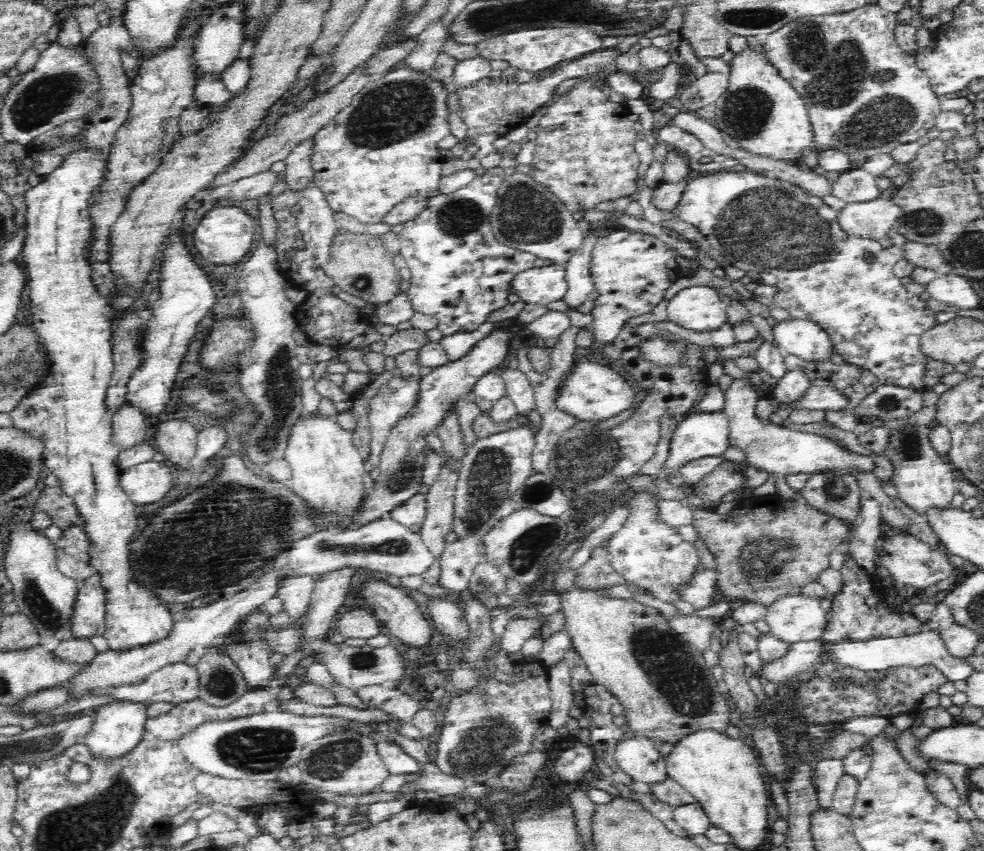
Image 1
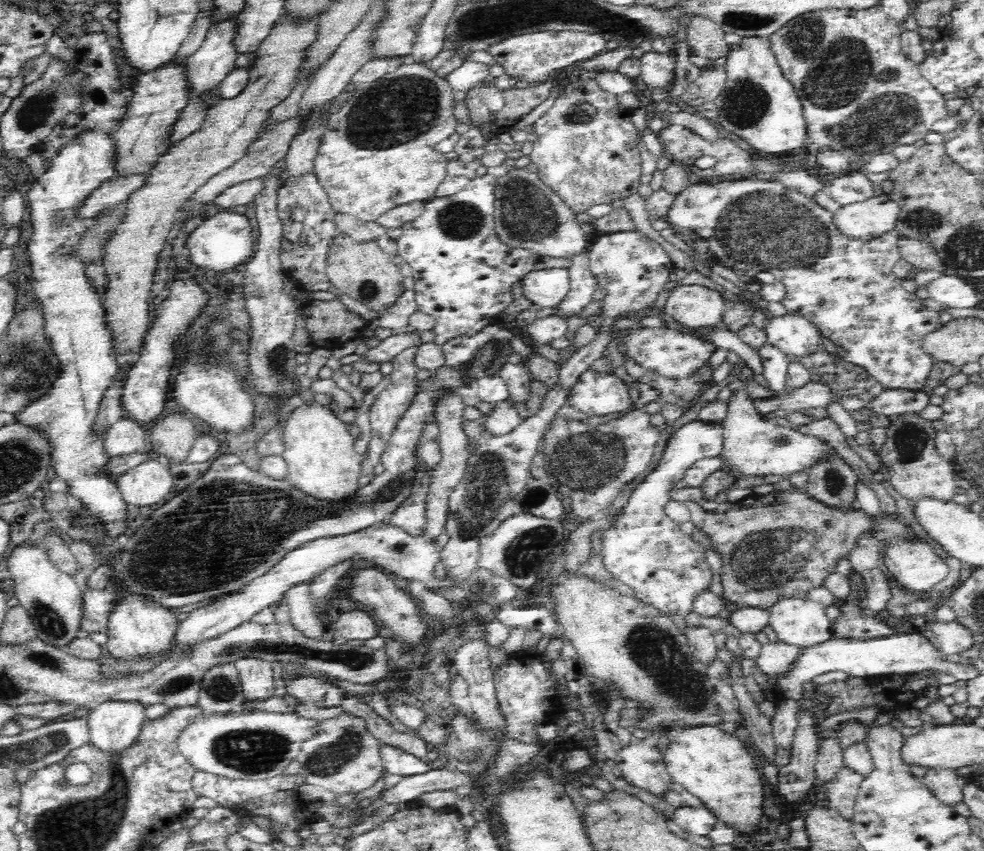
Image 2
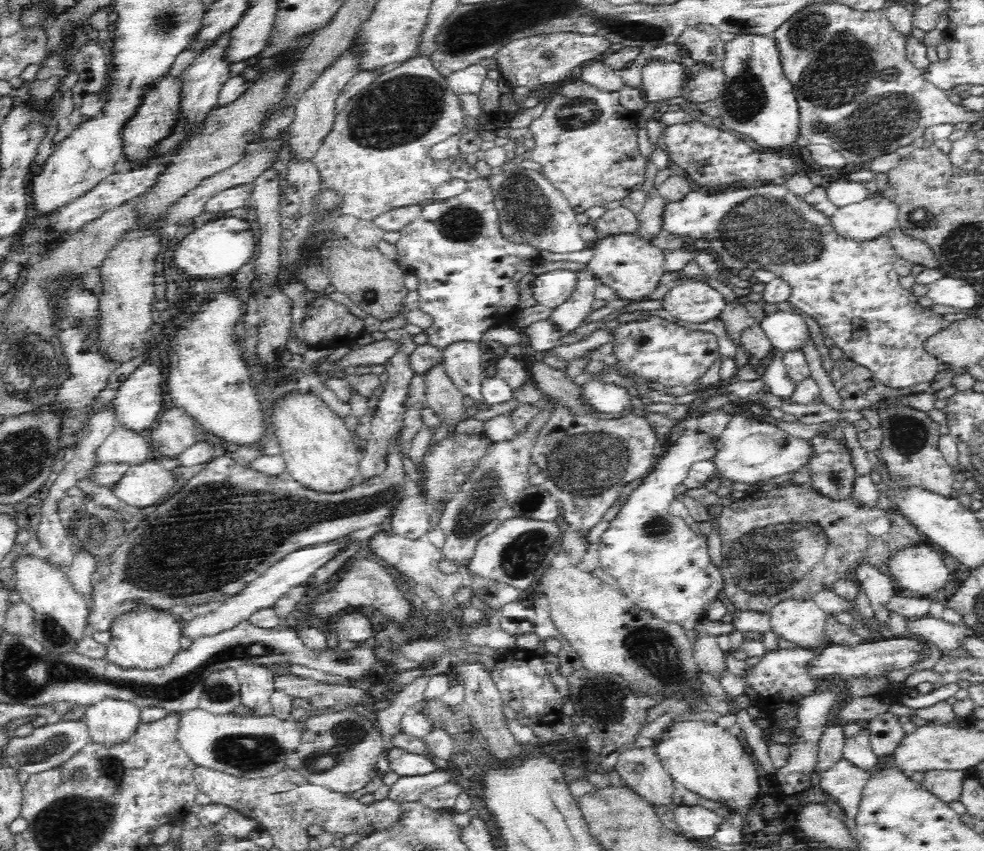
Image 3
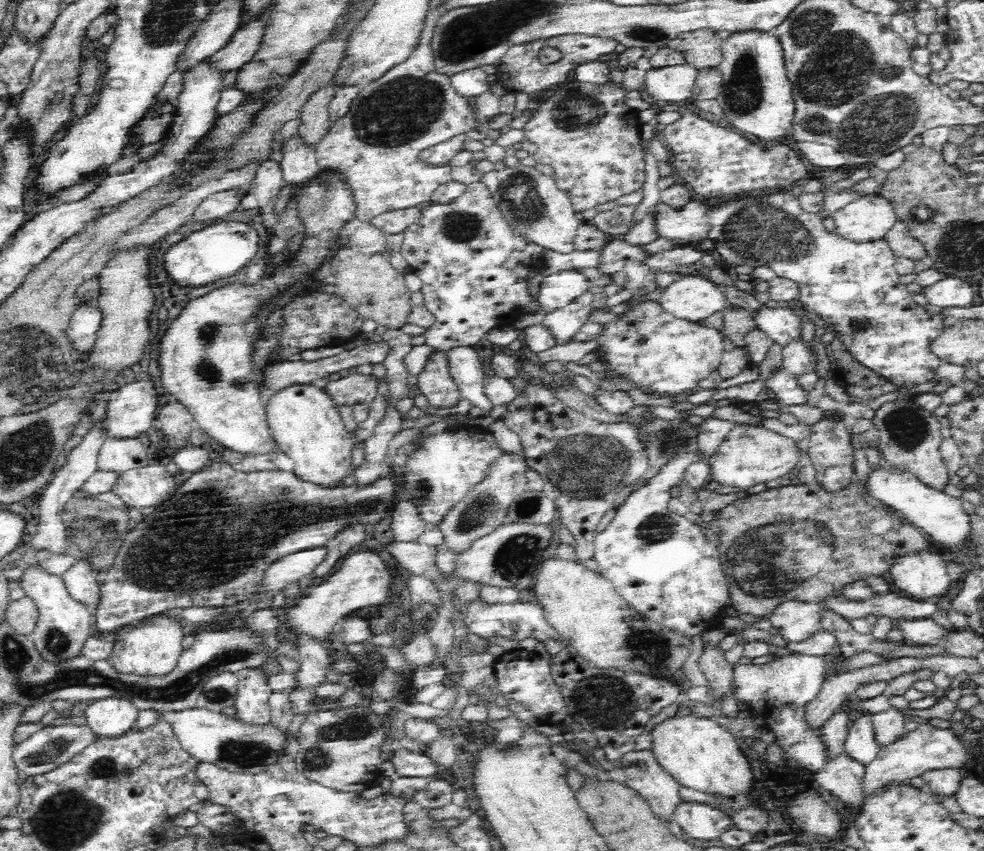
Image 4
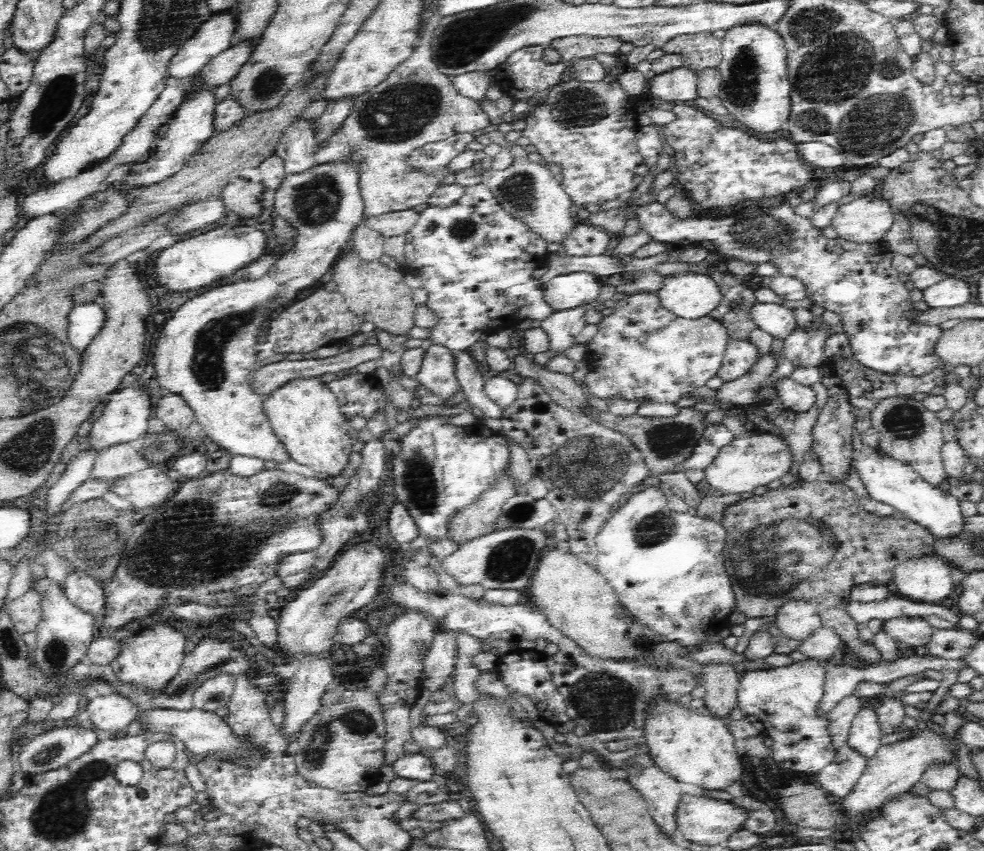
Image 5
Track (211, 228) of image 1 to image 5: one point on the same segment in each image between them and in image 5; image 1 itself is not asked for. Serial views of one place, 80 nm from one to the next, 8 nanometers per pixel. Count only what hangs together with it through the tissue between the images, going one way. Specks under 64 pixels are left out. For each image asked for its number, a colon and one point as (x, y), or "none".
2: (225, 241)
3: (222, 246)
4: (220, 250)
5: (191, 263)

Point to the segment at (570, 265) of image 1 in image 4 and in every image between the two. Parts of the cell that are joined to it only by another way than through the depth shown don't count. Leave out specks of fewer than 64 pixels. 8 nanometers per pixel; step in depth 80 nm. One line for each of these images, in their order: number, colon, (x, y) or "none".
2: (583, 284)
3: (566, 318)
4: (563, 323)

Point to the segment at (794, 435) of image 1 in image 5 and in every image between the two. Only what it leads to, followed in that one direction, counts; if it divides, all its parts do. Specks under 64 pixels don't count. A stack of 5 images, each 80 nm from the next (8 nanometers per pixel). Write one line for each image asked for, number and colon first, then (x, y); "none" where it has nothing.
2: (752, 448)
3: (750, 451)
4: (752, 455)
5: (754, 458)

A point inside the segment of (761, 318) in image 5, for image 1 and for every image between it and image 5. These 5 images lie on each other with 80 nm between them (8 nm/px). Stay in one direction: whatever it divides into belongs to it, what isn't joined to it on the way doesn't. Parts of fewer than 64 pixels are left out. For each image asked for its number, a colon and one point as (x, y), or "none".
1: (805, 339)
2: (794, 335)
3: (786, 331)
4: (780, 324)

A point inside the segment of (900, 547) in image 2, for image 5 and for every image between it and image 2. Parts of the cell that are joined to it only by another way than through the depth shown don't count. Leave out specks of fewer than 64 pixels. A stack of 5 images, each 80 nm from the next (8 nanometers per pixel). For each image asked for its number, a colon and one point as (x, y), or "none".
3: (920, 569)
4: (922, 575)
5: (928, 579)

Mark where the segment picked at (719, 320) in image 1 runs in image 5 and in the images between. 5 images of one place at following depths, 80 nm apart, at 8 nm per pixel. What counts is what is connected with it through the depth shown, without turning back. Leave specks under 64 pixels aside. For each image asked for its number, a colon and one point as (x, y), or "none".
2: (695, 306)
3: (692, 301)
4: (694, 298)
5: (687, 294)

